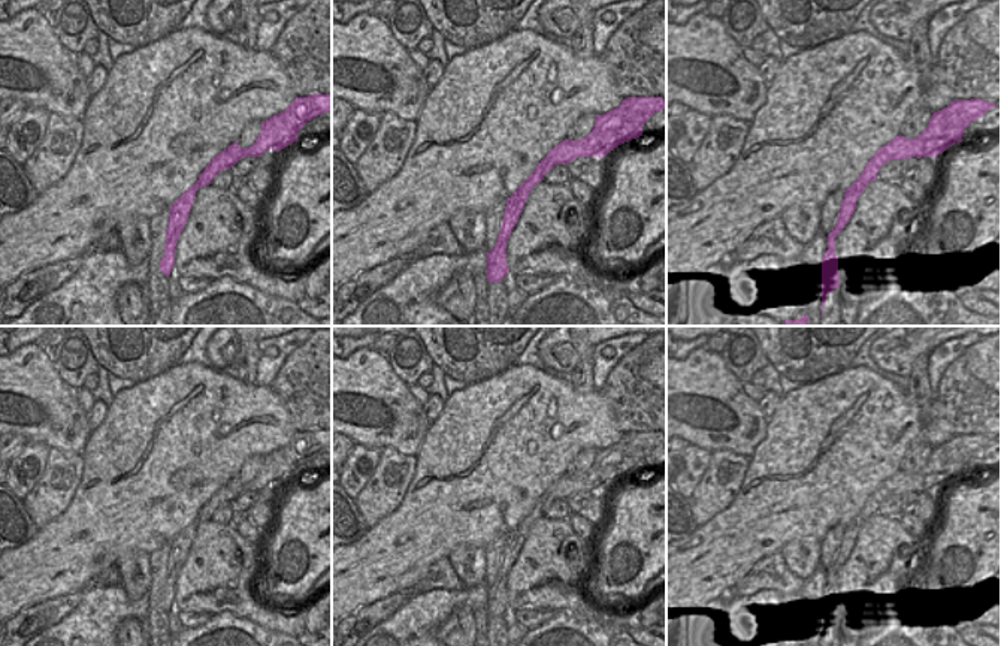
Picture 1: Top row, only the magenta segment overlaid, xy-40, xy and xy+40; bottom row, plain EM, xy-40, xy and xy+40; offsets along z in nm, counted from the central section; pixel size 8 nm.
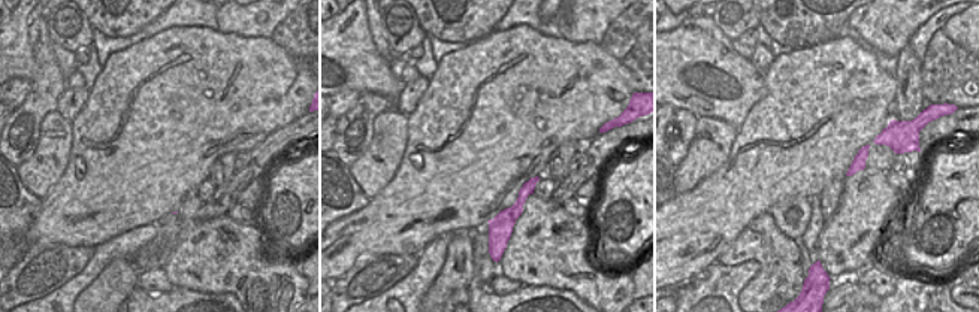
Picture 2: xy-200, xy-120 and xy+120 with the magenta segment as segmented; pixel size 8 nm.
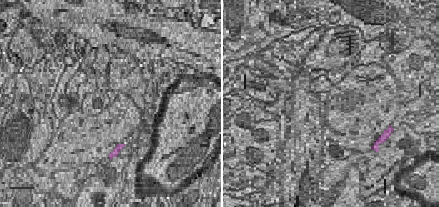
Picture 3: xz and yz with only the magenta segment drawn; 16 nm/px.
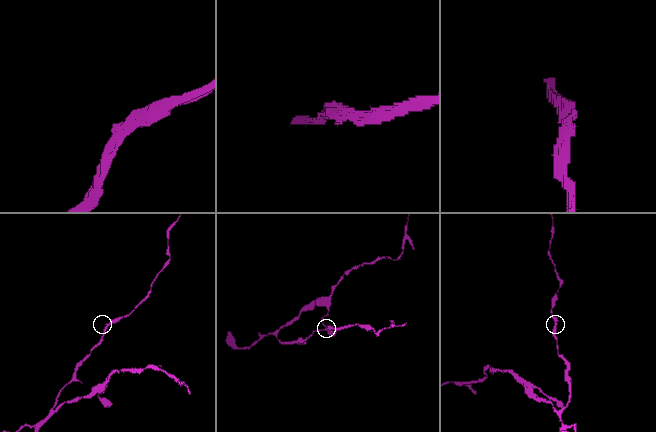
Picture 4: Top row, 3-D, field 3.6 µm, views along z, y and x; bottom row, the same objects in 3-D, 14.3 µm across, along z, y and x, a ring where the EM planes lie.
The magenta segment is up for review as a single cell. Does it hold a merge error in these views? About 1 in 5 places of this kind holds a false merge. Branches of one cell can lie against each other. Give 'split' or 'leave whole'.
leave whole

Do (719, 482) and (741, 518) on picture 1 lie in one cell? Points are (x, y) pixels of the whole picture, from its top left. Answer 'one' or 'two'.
two

